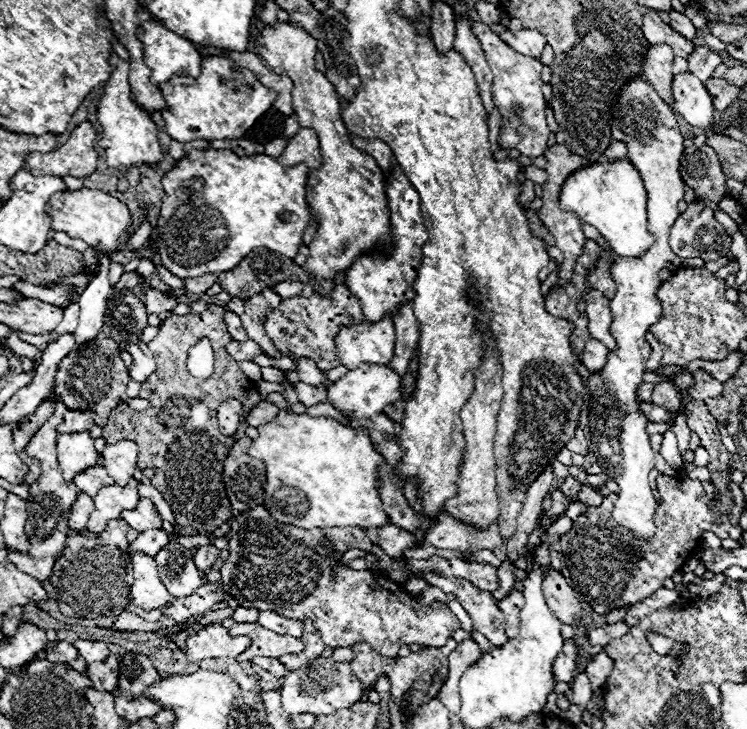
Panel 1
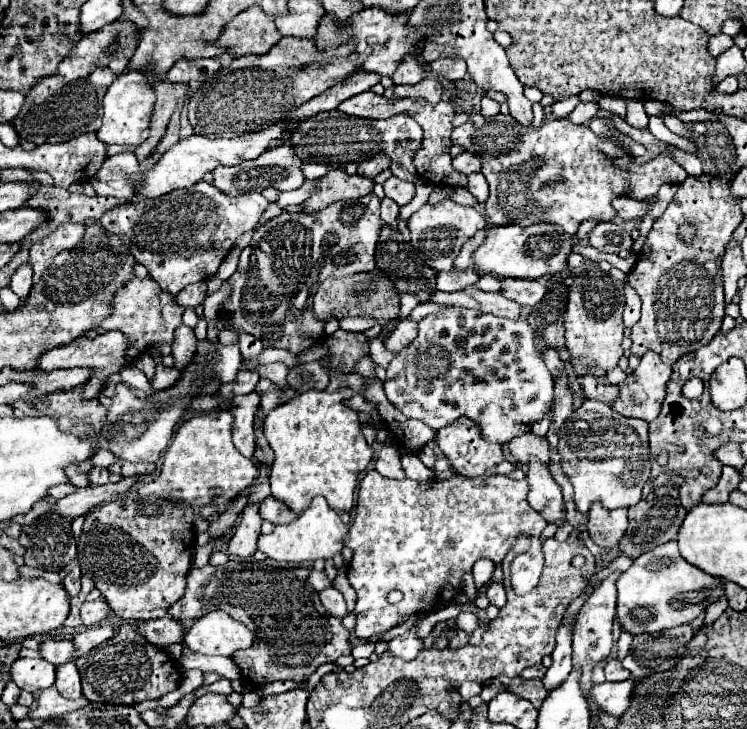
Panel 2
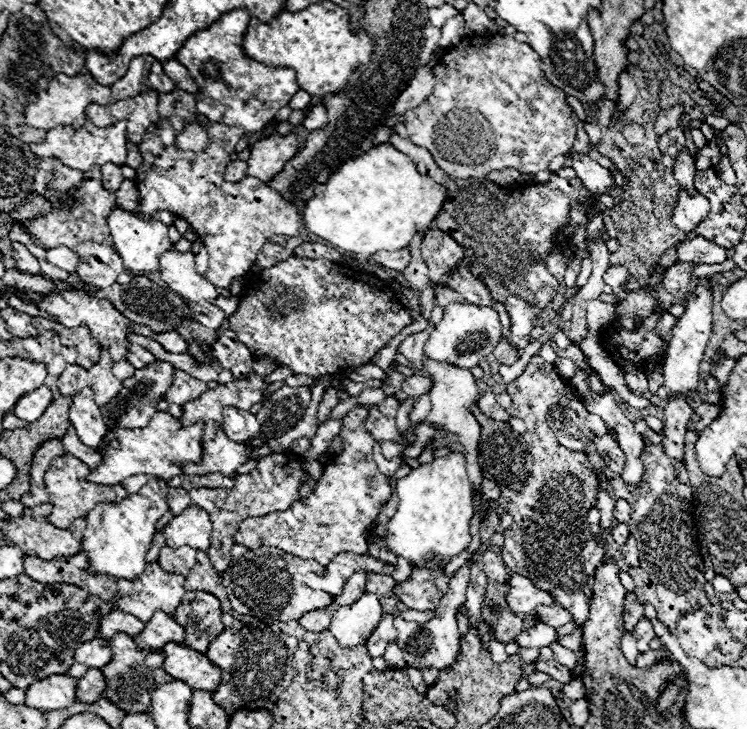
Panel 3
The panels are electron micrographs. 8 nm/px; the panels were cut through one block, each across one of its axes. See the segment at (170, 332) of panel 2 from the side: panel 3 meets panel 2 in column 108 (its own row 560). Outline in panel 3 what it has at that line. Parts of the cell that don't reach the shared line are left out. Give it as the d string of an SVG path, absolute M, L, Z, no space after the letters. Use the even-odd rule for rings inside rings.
M358 404L346 414L342 428L348 428L348 432L340 432L344 450L324 466L322 480L314 486L312 498L296 500L284 512L272 512L262 518L246 518L236 532L236 544L244 544L250 550L262 546L280 548L286 554L302 560L316 560L322 566L326 566L338 552L366 554L374 518L392 496L390 478L378 470L372 456L376 440L364 428L368 412L370 406ZM350 428L354 428L354 432L350 432Z

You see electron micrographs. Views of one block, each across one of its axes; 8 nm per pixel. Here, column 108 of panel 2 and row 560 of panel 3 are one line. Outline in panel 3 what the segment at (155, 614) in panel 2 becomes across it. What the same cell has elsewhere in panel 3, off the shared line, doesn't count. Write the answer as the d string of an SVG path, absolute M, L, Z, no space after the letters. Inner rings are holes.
M534 356L530 360L522 376L510 382L506 392L514 402L508 414L522 418L526 422L524 440L534 466L522 490L502 488L502 494L496 500L502 512L512 514L512 524L504 532L506 540L500 558L504 560L510 572L526 576L528 580L534 582L536 588L550 592L556 604L560 604L572 614L572 620L578 624L578 628L568 636L560 636L558 644L572 650L578 656L576 672L580 674L582 672L582 626L590 612L594 574L596 568L604 564L608 558L606 546L594 534L590 534L590 528L584 528L588 526L586 514L590 508L594 508L598 500L600 482L582 452L570 452L556 440L554 432L546 424L546 412L550 406L562 404L574 410L596 436L606 434L606 426L600 416L586 412L584 404L576 398L568 382L564 382L556 372L556 368L546 360L542 360L540 356Z

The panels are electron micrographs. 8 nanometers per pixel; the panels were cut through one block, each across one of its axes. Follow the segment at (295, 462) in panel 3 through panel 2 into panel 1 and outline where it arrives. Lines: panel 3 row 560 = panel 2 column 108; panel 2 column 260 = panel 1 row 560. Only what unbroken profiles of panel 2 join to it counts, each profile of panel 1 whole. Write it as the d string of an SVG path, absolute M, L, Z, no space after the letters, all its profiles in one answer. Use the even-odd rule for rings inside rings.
M212 544L200 546L196 550L196 554L194 554L194 564L196 564L198 570L206 570L206 568L210 568L216 562L216 556L218 556L218 550Z

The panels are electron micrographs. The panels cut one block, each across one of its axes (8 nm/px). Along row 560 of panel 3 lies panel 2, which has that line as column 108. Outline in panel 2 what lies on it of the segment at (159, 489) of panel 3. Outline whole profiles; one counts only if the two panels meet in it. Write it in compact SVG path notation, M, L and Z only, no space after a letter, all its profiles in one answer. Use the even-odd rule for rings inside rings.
M142 72L120 74L110 84L104 96L104 118L102 118L102 128L98 130L98 140L104 144L140 146L148 136L154 100L156 100L154 84L146 84L146 76L142 76Z

